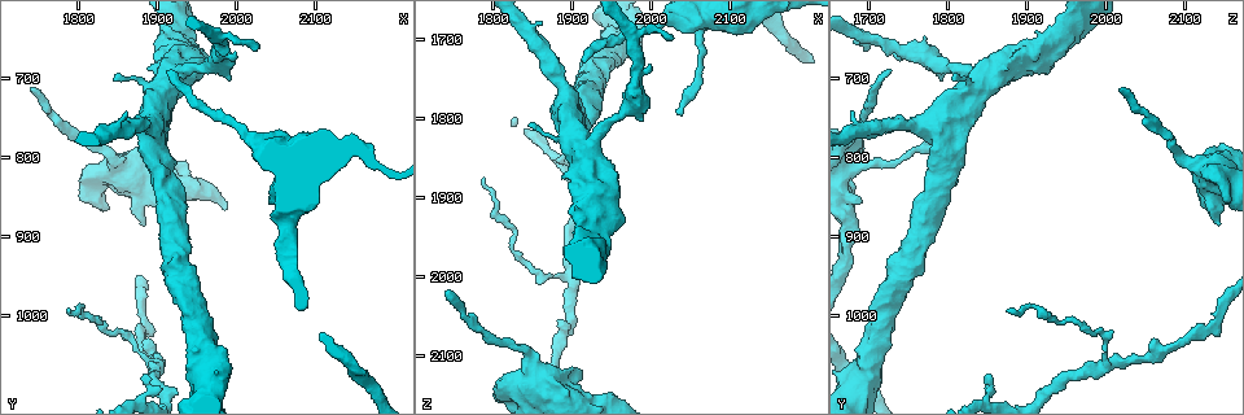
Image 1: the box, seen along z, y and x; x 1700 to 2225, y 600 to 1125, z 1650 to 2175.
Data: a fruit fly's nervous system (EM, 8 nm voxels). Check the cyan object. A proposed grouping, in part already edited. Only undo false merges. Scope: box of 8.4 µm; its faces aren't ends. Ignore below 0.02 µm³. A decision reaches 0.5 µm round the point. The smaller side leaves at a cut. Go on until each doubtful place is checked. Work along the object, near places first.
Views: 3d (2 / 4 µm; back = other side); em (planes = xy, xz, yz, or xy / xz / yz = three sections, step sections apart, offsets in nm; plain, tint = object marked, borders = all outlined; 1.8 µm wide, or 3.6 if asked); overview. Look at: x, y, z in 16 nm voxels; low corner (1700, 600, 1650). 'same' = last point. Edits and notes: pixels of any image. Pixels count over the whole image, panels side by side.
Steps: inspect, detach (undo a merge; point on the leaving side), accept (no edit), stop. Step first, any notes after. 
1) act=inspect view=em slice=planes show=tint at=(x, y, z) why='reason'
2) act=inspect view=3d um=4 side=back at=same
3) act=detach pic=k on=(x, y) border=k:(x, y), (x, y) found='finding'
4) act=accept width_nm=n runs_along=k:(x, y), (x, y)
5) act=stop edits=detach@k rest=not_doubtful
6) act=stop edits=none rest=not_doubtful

act=inspect view=em um=3.6 slice=planes show=tint at=(1865, 820, 2140)

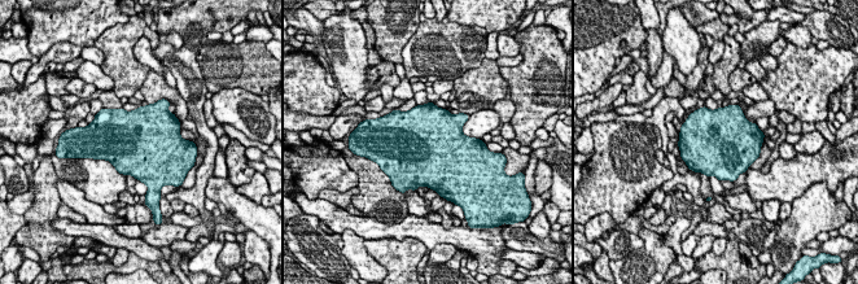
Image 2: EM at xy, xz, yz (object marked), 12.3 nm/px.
act=accept found='continuous, no second neuron'

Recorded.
act=inspect view=em slice=planes show=tint at=(1900, 770, 1795) why='four arms meet'

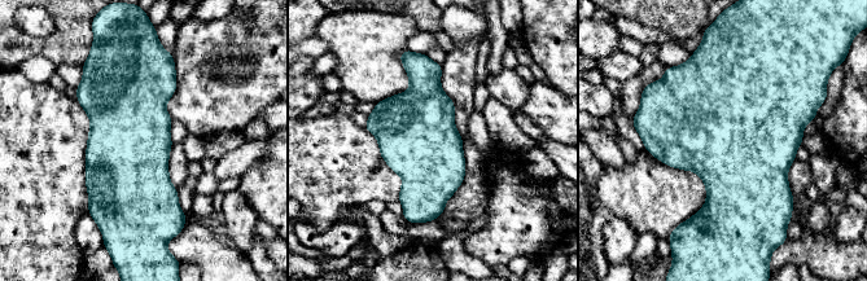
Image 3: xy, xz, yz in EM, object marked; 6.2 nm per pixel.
act=accept width_nm=480 found='continuous, no second neuron'

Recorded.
act=inspect view=em um=3.6 slice=xy step=4 show=tint at=(1925, 695, 1830) why='sharp bend'

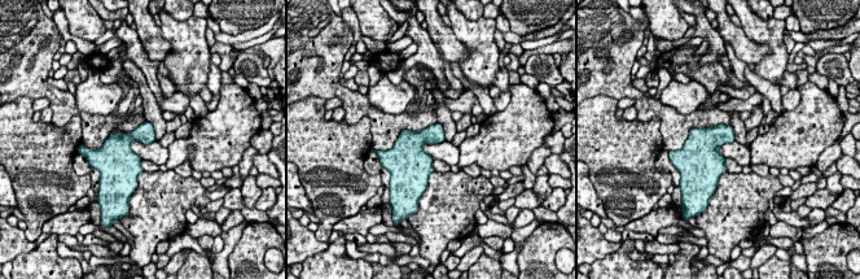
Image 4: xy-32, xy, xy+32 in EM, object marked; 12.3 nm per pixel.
act=accept found='one neuron here'

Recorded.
act=stop edits=none rest=not_doubtful

